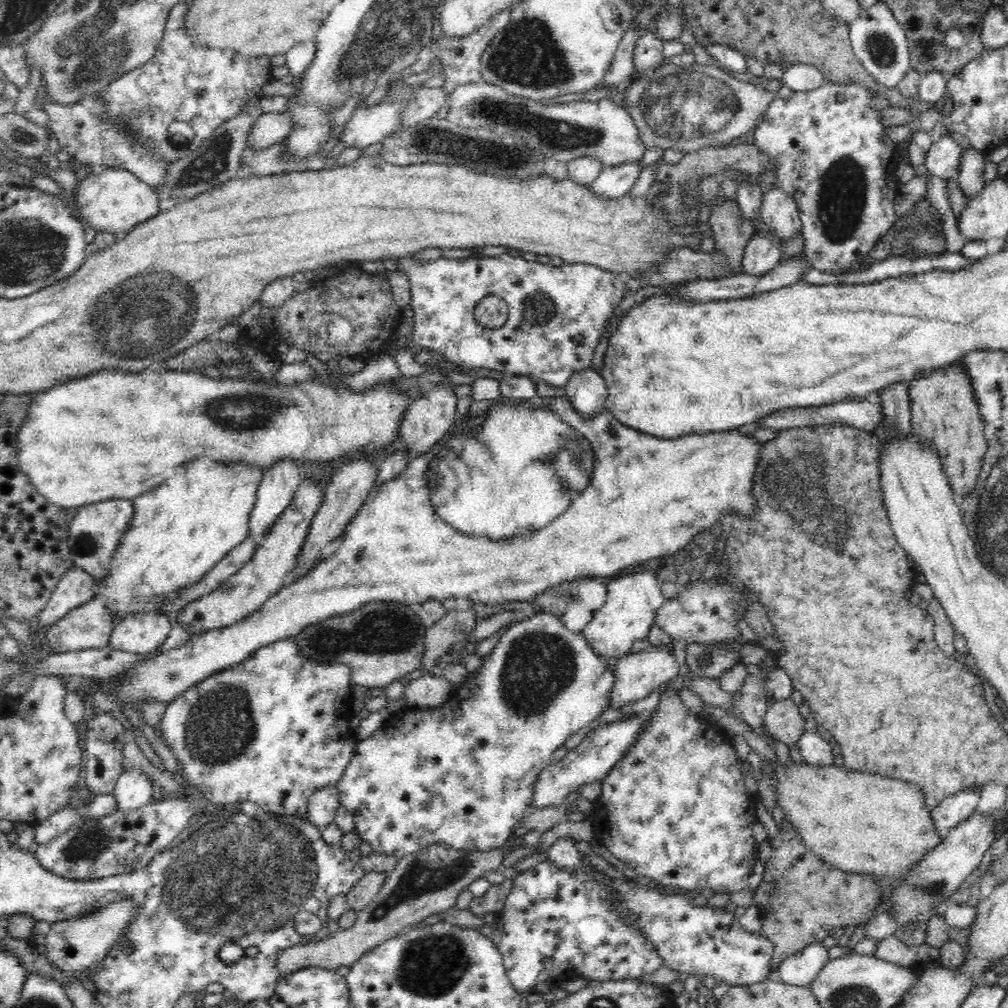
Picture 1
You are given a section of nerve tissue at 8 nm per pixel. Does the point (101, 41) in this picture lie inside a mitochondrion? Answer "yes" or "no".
yes

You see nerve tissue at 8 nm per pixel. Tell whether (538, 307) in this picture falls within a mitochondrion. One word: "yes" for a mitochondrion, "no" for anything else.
yes

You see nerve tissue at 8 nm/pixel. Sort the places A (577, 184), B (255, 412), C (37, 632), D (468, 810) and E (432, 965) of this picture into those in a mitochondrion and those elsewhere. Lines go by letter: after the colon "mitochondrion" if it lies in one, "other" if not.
A: other
B: mitochondrion
C: other
D: other
E: mitochondrion

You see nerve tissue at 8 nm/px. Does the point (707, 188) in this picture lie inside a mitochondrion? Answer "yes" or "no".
yes

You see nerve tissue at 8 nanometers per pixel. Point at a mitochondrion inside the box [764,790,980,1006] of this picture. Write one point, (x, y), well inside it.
(935, 890)

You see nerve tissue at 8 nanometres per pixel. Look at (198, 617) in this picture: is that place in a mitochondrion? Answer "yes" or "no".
no

